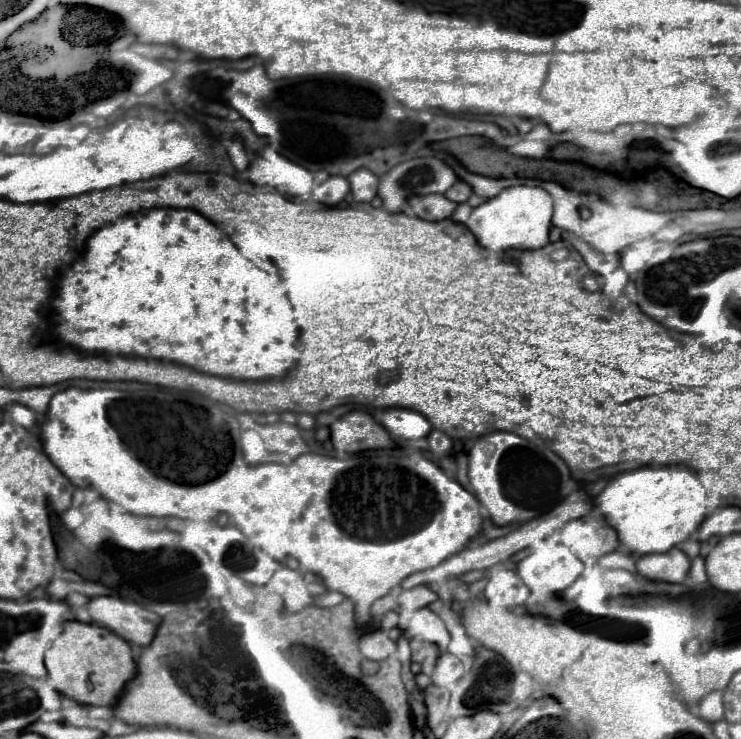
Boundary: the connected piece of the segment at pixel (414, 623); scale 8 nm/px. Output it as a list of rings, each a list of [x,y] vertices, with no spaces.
[[[421,608],[411,616],[409,628],[425,642],[435,642],[441,648],[447,648],[449,644],[449,632],[443,624],[443,620],[433,614],[429,608]]]

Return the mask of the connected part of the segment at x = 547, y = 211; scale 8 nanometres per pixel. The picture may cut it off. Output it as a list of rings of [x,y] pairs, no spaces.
[[[511,186],[505,188],[499,196],[477,206],[467,220],[467,228],[473,232],[477,242],[485,246],[485,250],[509,250],[509,248],[537,250],[549,244],[551,216],[553,216],[553,202],[543,188]]]

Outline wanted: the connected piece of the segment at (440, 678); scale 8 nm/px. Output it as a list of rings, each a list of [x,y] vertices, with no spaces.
[[[443,654],[435,662],[435,670],[431,674],[431,680],[437,686],[445,686],[445,684],[457,682],[461,676],[463,676],[463,664],[459,662],[459,658],[453,654]]]

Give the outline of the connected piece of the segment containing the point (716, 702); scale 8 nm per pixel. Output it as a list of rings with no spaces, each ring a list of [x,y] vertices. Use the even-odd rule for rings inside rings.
[[[711,692],[697,704],[697,714],[705,722],[723,720],[723,692]]]

